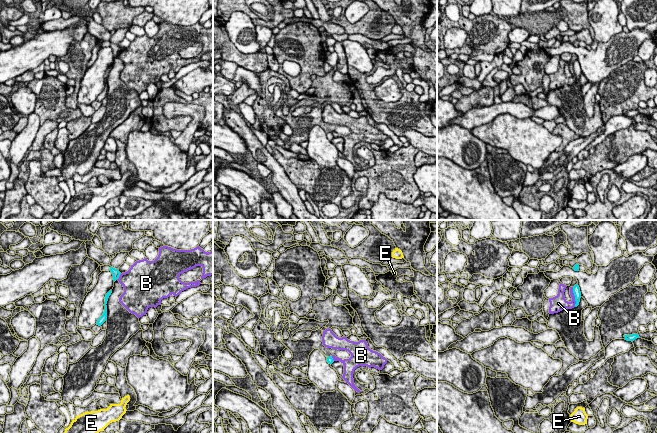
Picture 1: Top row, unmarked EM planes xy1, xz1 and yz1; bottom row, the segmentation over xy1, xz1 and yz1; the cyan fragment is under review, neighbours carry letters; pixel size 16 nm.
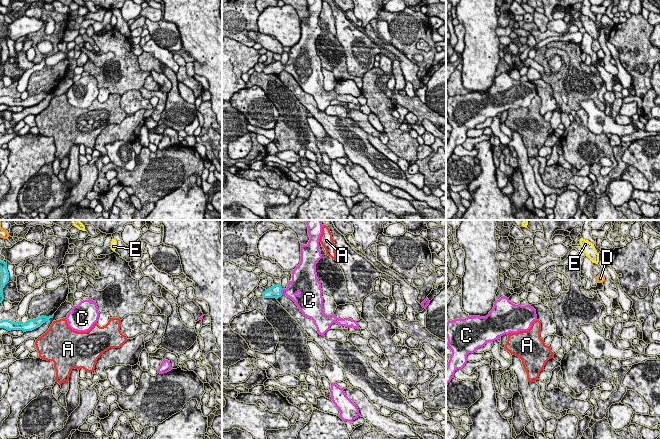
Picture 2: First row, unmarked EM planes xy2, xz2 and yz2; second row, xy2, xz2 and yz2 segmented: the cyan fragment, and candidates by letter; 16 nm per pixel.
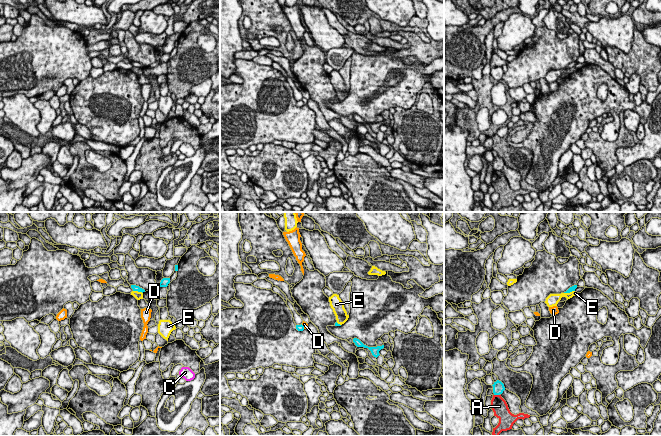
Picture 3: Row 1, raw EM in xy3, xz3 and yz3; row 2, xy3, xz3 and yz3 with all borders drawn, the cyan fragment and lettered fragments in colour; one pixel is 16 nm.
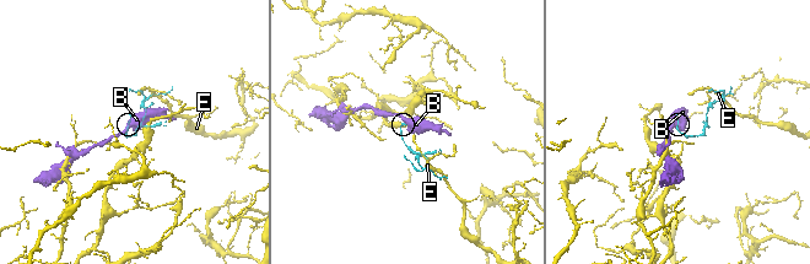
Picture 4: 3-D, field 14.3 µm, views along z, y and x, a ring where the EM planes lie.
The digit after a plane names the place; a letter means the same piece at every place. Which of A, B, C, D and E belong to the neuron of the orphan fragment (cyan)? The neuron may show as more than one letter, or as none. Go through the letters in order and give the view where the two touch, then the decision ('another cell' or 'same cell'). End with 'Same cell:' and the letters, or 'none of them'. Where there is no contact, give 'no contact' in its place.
A: contact in yz3; another cell
B: contact in yz1; another cell
C: contact in xz2; same cell
D: contact in xz3; another cell
E: contact in xy3; another cell
Same cell: C

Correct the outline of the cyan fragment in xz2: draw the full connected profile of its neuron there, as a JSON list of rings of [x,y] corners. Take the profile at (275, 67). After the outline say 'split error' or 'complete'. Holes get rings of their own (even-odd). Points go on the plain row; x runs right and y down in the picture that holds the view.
[[[307,0],[307,3],[310,16],[307,21],[301,20],[301,37],[300,40],[294,46],[292,46],[292,56],[289,57],[287,64],[283,65],[281,61],[274,61],[263,69],[263,73],[278,75],[282,71],[286,71],[287,73],[291,74],[303,91],[311,94],[314,97],[318,109],[322,112],[325,111],[333,99],[337,99],[340,102],[358,105],[359,102],[355,96],[349,94],[339,95],[334,90],[326,91],[324,89],[321,59],[319,58],[316,49],[316,40],[322,34],[321,27],[319,26],[319,15],[322,10],[323,1]]] | split error

